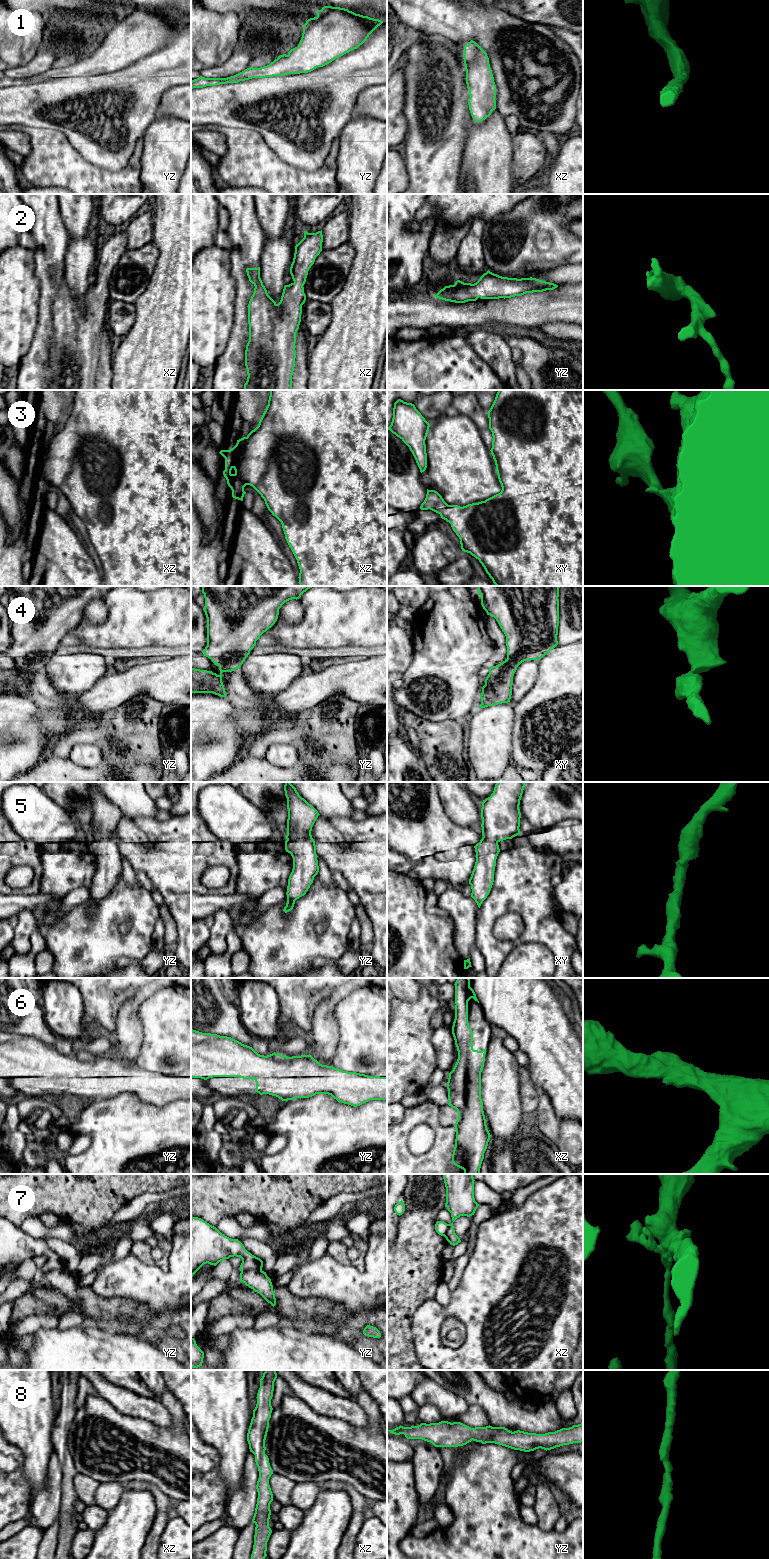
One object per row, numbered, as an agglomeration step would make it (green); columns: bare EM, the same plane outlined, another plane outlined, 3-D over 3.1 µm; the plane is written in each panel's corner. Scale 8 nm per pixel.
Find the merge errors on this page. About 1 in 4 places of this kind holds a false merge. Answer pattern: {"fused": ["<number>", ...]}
{"fused": ["7"]}

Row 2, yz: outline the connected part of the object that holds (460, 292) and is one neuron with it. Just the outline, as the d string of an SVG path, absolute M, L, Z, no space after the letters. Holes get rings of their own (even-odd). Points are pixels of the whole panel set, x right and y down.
M490 272L484 273L474 283L464 283L457 280L454 285L445 286L433 297L455 302L465 303L481 299L499 299L522 296L526 293L553 290L558 285L536 278L508 278Z

